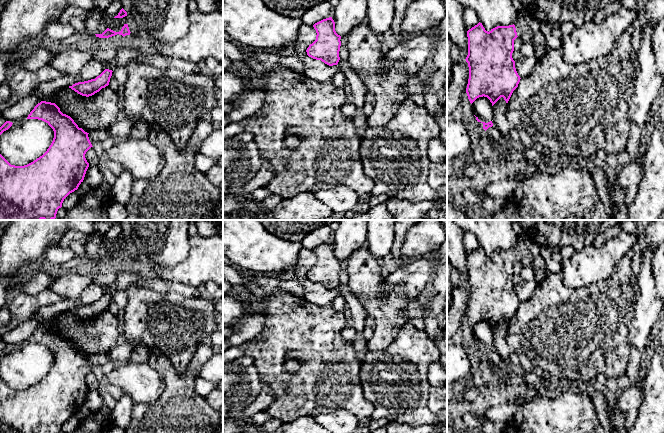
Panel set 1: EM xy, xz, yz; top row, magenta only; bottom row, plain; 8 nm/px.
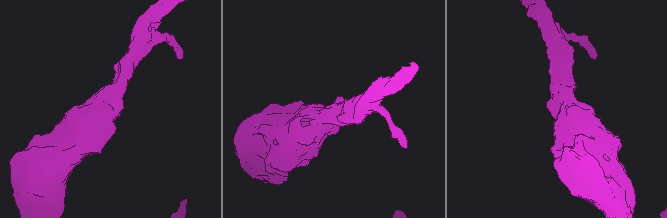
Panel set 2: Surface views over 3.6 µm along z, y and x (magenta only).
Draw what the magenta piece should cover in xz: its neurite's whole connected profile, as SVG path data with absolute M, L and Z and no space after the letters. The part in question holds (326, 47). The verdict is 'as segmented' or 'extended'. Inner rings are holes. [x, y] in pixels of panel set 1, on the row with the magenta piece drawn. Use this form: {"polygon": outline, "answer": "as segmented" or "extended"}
{"polygon": "M329 17L315 23L313 27L317 33L316 40L307 48L307 55L329 66L337 65L340 60L341 36L335 31L334 20Z", "answer": "as segmented"}

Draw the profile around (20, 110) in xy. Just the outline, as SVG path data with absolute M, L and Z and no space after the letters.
M121 46L112 61L97 61L90 59L76 75L63 75L61 78L40 84L36 92L25 97L15 104L0 111L0 116L12 123L26 119L34 107L49 96L53 91L72 86L78 82L95 79L105 69L114 70L117 67L125 67L130 61L137 61L150 65L162 71L176 68L184 73L199 73L197 63L188 62L179 58L164 56L158 53L142 54L125 46Z

